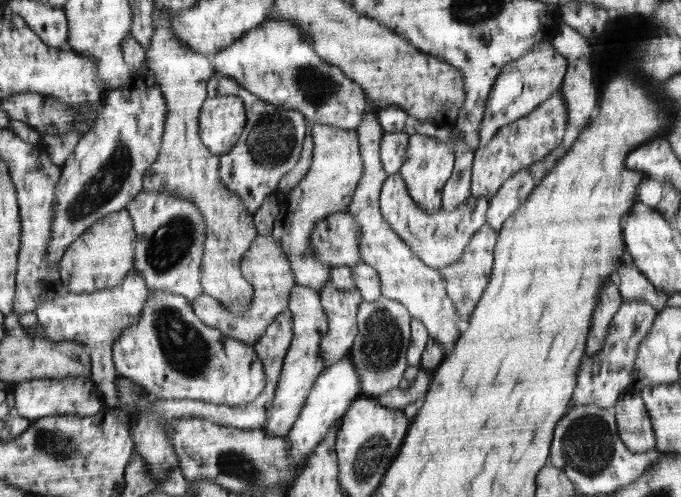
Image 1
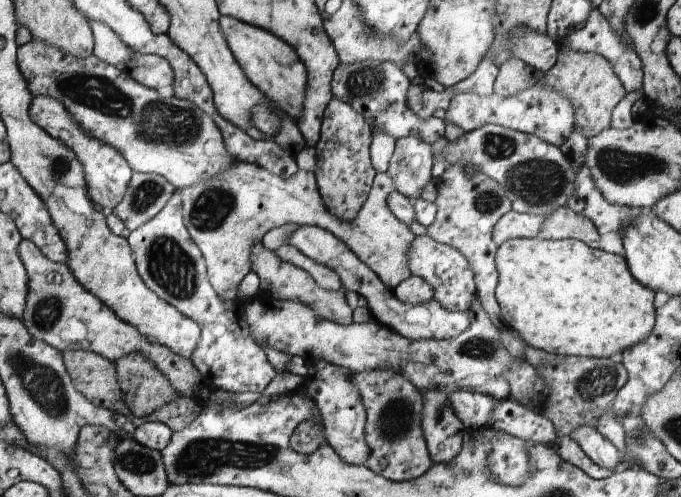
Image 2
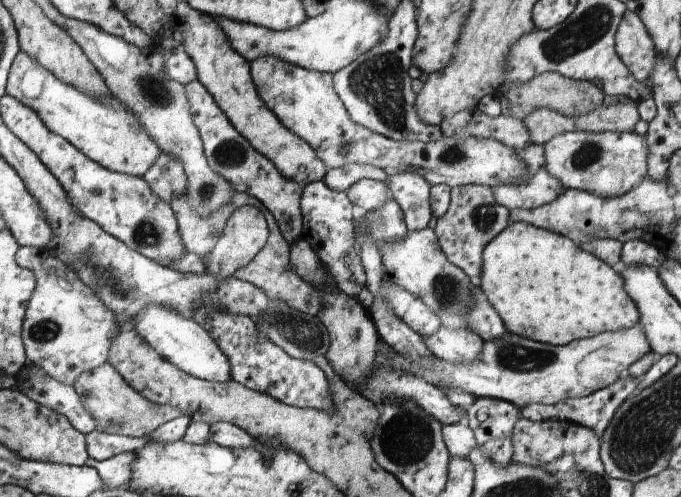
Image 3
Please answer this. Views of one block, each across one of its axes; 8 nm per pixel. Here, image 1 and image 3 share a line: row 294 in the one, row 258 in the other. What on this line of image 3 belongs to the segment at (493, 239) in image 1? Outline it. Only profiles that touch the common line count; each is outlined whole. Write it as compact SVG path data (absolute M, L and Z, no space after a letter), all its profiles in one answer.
M467 185L462 187L451 188L451 200L448 210L444 216L438 218L438 224L435 227L435 236L439 238L440 248L447 254L451 263L462 269L468 277L471 278L472 284L479 287L481 284L480 276L483 271L483 252L484 248L492 242L500 232L504 231L510 224L510 210L496 201L495 193L492 187L487 185Z

